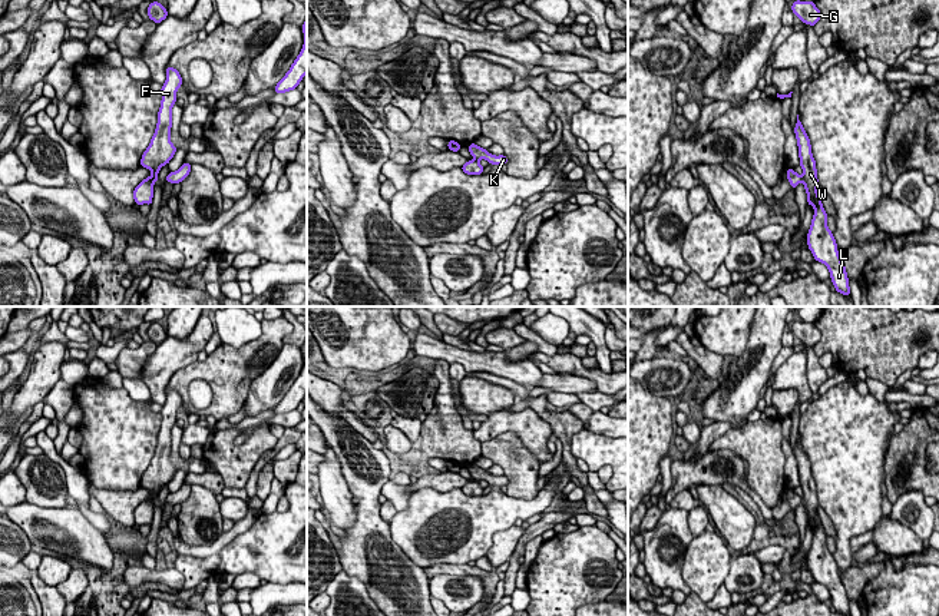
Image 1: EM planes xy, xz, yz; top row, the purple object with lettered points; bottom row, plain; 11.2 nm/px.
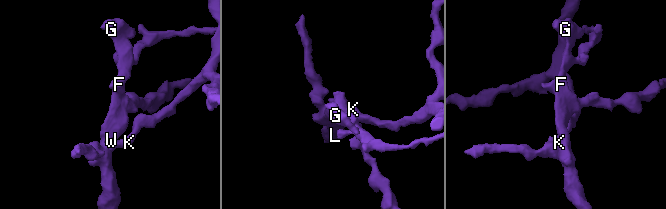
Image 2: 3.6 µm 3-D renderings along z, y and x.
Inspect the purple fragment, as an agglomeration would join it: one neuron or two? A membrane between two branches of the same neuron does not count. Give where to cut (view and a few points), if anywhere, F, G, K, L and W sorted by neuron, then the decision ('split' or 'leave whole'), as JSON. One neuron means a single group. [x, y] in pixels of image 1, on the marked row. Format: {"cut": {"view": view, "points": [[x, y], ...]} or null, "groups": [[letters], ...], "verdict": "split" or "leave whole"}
{"cut": {"view": "yz", "points": [[802, 178], [803, 181]]}, "groups": [["F", "G", "L", "W"], ["K"]], "verdict": "split"}

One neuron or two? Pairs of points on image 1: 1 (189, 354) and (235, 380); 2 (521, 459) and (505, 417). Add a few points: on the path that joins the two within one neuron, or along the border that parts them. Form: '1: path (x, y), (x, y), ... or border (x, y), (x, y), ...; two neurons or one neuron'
1: border (197, 358), (181, 367), (169, 378); two neurons
2: border (482, 441), (512, 431), (534, 456); two neurons

